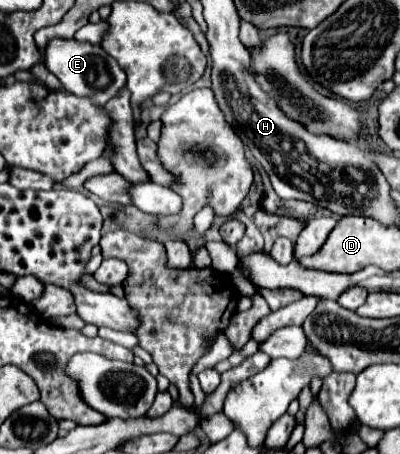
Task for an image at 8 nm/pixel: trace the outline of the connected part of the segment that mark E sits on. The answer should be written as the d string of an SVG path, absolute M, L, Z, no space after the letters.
M49 39L45 45L45 67L63 83L65 89L71 89L73 93L91 97L97 105L105 105L115 93L119 93L121 87L125 87L125 73L117 65L117 61L103 51L103 47L89 43L89 41L77 41L73 39Z

